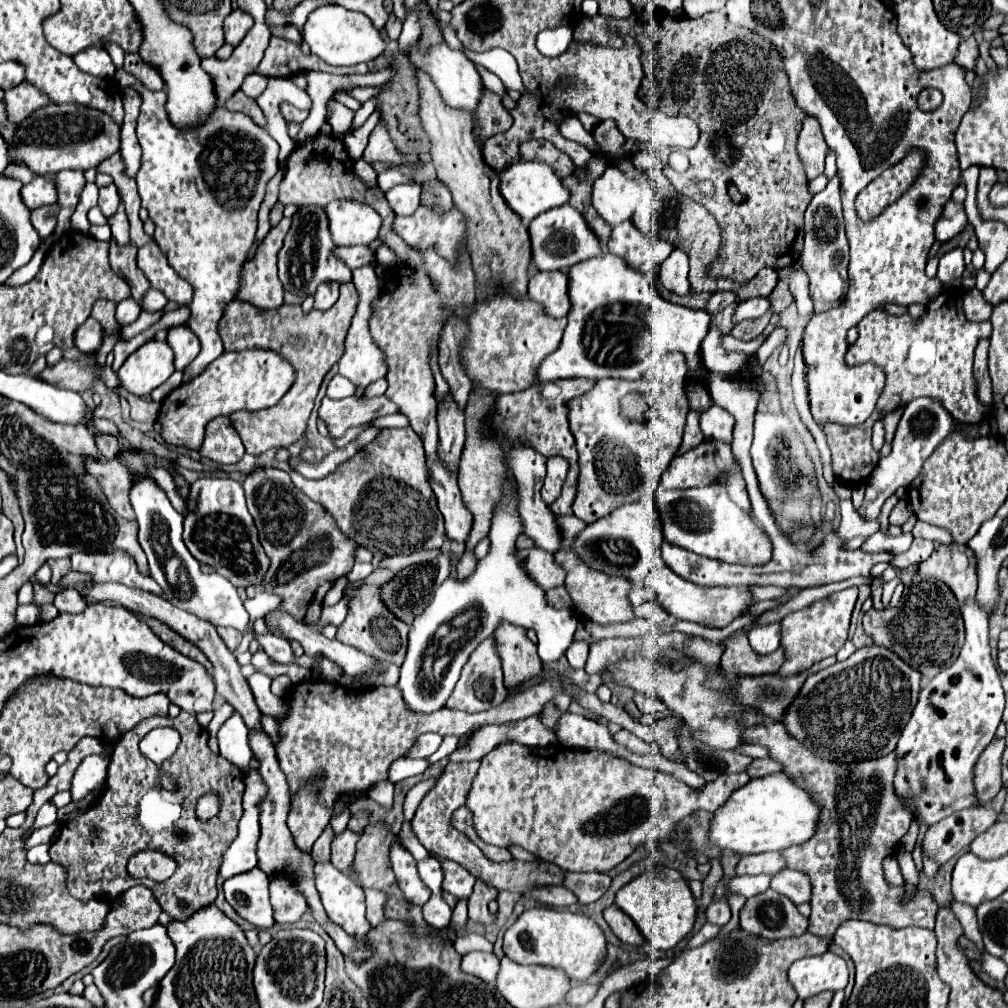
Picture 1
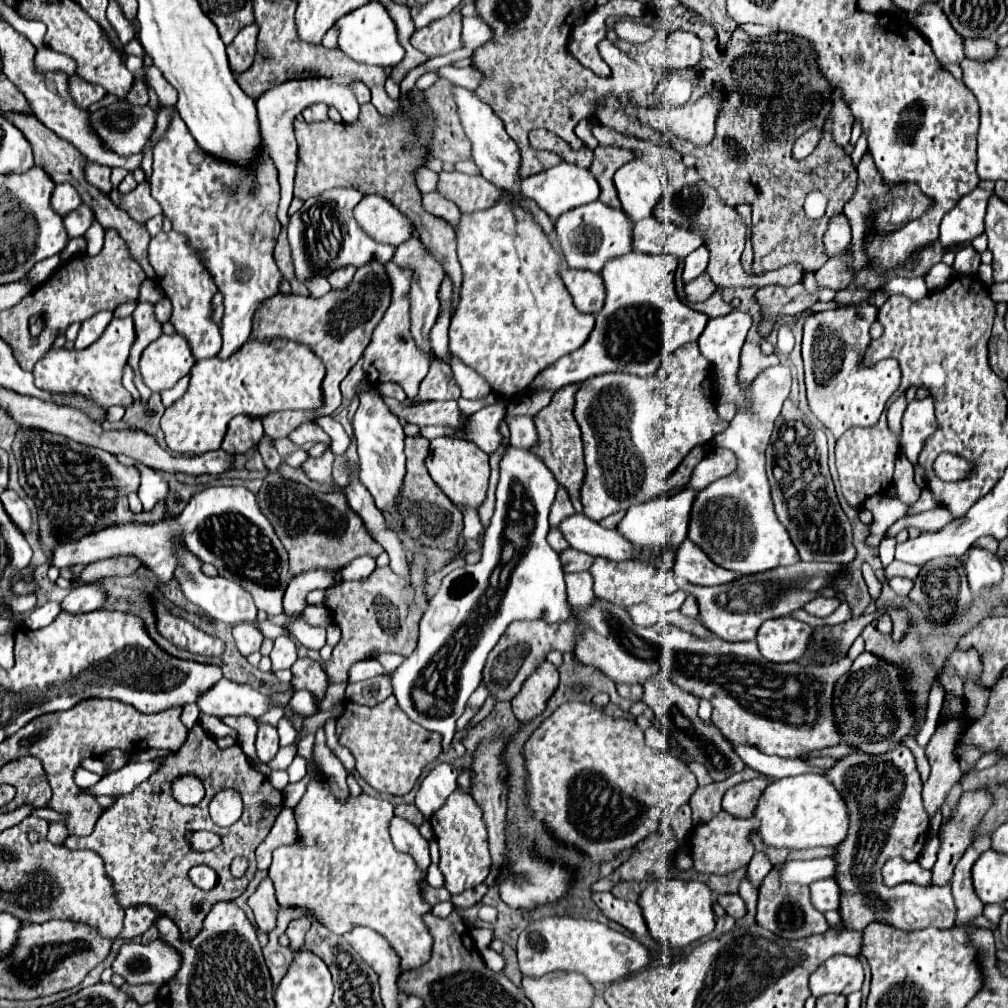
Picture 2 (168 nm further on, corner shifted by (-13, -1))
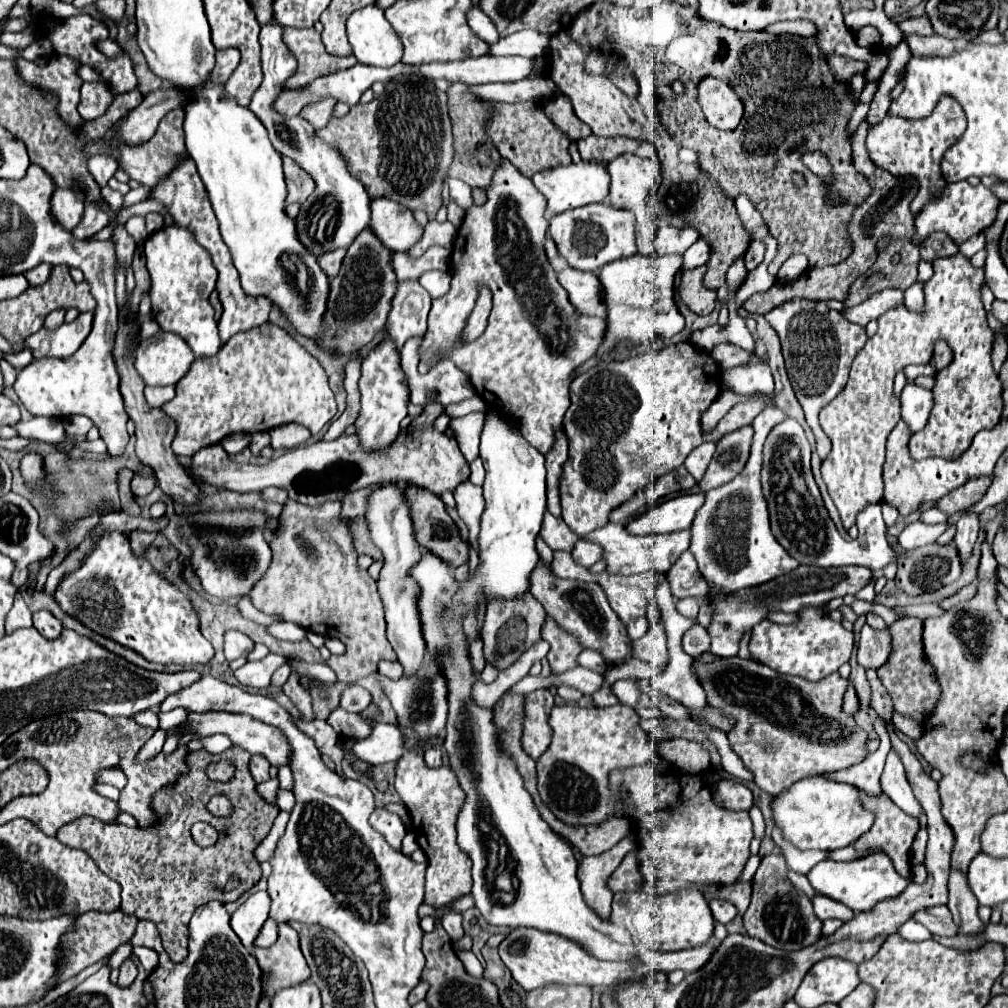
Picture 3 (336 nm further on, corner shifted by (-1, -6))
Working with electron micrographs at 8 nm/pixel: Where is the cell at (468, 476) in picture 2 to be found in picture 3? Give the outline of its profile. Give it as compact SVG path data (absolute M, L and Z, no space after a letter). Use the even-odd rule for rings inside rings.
M429 402L425 412L421 416L417 416L409 428L405 428L405 432L399 432L399 436L395 438L395 442L383 450L371 450L365 452L361 448L359 436L357 434L349 434L349 436L341 436L337 440L317 440L299 448L293 448L289 452L285 452L279 458L267 460L267 462L259 462L259 464L237 464L233 460L229 460L227 452L221 448L221 444L213 444L207 446L203 450L199 450L193 456L193 468L189 470L197 480L205 480L207 484L215 484L215 486L225 486L227 490L235 490L235 492L253 492L253 490L263 490L267 486L277 486L287 490L289 498L307 506L319 506L325 502L341 502L345 492L355 492L361 488L367 488L375 482L383 482L383 480L409 480L421 488L427 488L429 492L441 496L445 490L455 490L457 484L465 482L469 478L469 464L465 462L461 450L457 448L455 438L447 436L445 432L437 432L433 422L445 412L445 406L439 402Z

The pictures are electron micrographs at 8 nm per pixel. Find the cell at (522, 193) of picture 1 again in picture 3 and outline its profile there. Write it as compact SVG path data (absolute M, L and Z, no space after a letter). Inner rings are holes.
M581 160L577 164L543 170L543 172L533 176L533 184L547 198L547 212L559 214L559 212L579 208L579 206L585 206L585 204L603 202L609 194L611 176L609 176L609 170L607 170L607 162L597 162L597 160L585 162L585 160Z

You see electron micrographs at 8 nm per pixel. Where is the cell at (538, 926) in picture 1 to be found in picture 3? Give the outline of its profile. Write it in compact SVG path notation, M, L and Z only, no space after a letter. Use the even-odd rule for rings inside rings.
M515 928L507 934L507 938L499 944L499 954L505 966L511 970L515 982L529 990L543 988L549 984L587 984L587 986L615 986L627 980L641 980L649 972L671 972L671 970L683 970L693 972L707 964L707 958L715 952L715 944L705 944L691 950L679 950L679 952L657 952L653 960L637 958L633 962L605 962L597 960L591 954L587 954L579 944L551 932L541 932L535 928Z

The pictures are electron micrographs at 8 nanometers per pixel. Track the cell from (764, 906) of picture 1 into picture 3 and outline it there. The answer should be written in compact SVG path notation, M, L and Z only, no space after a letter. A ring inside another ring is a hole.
M771 854L761 860L753 876L753 896L747 912L743 914L743 924L749 936L787 952L801 950L819 940L823 922L819 920L817 930L817 916L813 912L811 900L787 878L787 862L783 854Z

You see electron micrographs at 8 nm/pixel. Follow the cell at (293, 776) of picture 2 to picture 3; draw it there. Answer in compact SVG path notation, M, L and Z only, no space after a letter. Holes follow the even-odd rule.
M279 790L279 794L277 794L277 806L279 806L281 810L285 810L285 812L291 812L293 806L295 806L295 796L293 796L293 792Z

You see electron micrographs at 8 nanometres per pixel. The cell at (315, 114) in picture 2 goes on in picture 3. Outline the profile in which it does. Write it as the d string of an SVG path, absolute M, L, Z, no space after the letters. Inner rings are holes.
M323 98L319 100L317 104L307 104L303 108L303 116L317 128L321 130L323 126L327 126L329 118L331 118L331 112L333 112L333 106L335 106L335 98Z

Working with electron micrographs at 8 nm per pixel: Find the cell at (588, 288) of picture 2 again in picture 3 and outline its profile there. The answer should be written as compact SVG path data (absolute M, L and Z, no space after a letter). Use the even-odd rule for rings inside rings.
M565 268L559 274L559 282L569 292L571 304L585 316L605 318L607 310L603 306L603 286L593 272L581 272L575 268Z

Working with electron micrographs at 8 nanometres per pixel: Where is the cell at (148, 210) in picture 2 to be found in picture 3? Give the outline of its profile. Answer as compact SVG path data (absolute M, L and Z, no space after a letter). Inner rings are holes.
M105 186L105 188L101 188L101 194L103 194L103 200L113 208L113 212L117 212L119 208L121 208L121 202L123 202L123 196L117 192L117 190L113 190L113 188L109 188L109 186Z

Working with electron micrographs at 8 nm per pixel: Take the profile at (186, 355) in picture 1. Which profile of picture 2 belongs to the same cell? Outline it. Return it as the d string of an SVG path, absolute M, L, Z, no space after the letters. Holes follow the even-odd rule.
M175 231L157 233L149 243L149 263L157 273L157 283L165 291L167 299L173 303L171 323L179 335L183 335L193 351L197 361L215 357L221 349L219 327L211 321L211 297L217 293L217 287L211 275L205 271L195 251L189 247L187 239Z

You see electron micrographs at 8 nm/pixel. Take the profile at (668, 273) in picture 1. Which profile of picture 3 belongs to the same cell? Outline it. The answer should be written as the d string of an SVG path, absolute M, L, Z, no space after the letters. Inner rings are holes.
M699 238L687 252L685 252L685 270L691 270L691 268L697 268L697 266L703 266L707 260L709 260L709 254L711 254L711 248L709 244Z

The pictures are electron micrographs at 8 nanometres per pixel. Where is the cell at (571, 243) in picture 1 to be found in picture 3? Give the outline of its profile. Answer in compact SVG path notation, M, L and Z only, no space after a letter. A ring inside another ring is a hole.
M587 204L579 210L567 210L563 214L555 214L551 218L549 232L561 256L569 262L569 266L577 270L587 270L597 274L609 262L637 254L635 214L631 210L627 212L621 208L613 208L609 204Z

